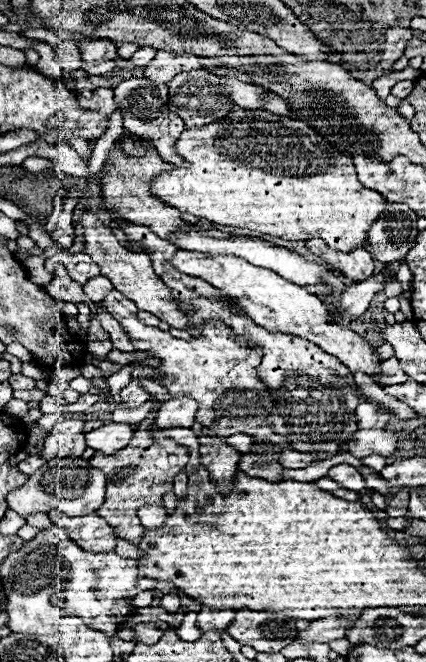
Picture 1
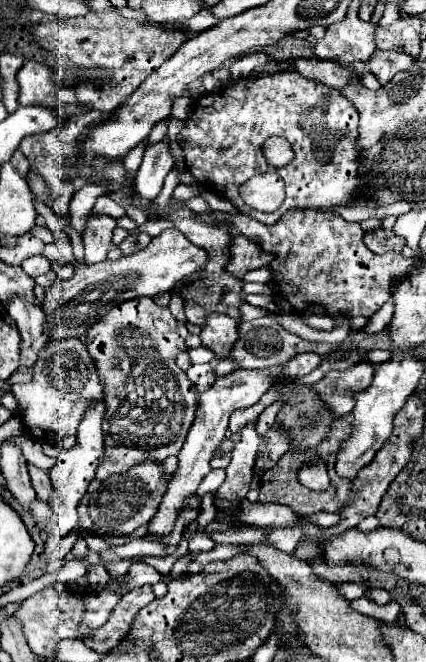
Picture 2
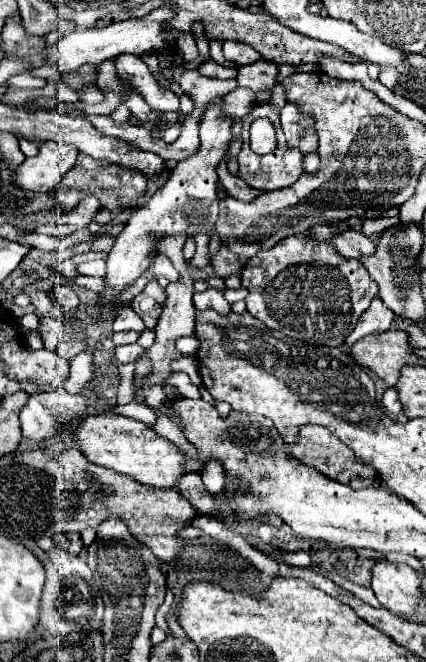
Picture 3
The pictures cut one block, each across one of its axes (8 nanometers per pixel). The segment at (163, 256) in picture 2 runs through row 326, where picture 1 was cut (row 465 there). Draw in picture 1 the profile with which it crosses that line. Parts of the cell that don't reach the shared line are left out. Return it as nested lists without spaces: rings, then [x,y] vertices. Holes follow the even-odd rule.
[[[60,458],[60,460],[46,462],[44,468],[32,474],[22,488],[12,490],[6,496],[6,502],[10,510],[14,510],[16,514],[24,518],[28,518],[30,514],[38,514],[38,512],[50,514],[54,508],[60,508],[66,516],[88,516],[96,512],[96,508],[100,508],[100,504],[104,502],[104,488],[106,488],[104,474],[92,468],[88,460]]]

